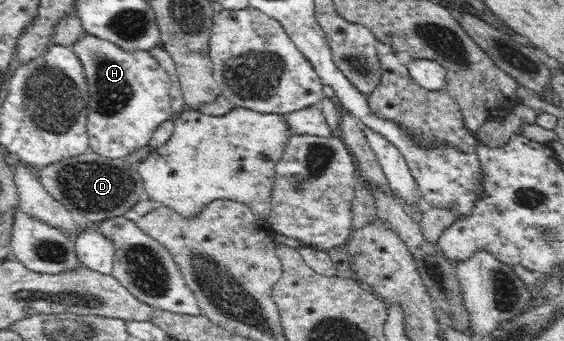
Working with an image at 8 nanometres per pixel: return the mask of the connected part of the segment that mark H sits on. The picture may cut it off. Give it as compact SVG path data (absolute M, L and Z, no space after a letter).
M86 33L72 44L73 52L82 62L88 78L90 101L88 102L88 134L89 144L93 152L110 159L128 158L132 152L149 144L151 135L166 120L176 117L171 105L171 83L167 71L155 60L148 51L121 50L115 43L107 39L97 38Z

